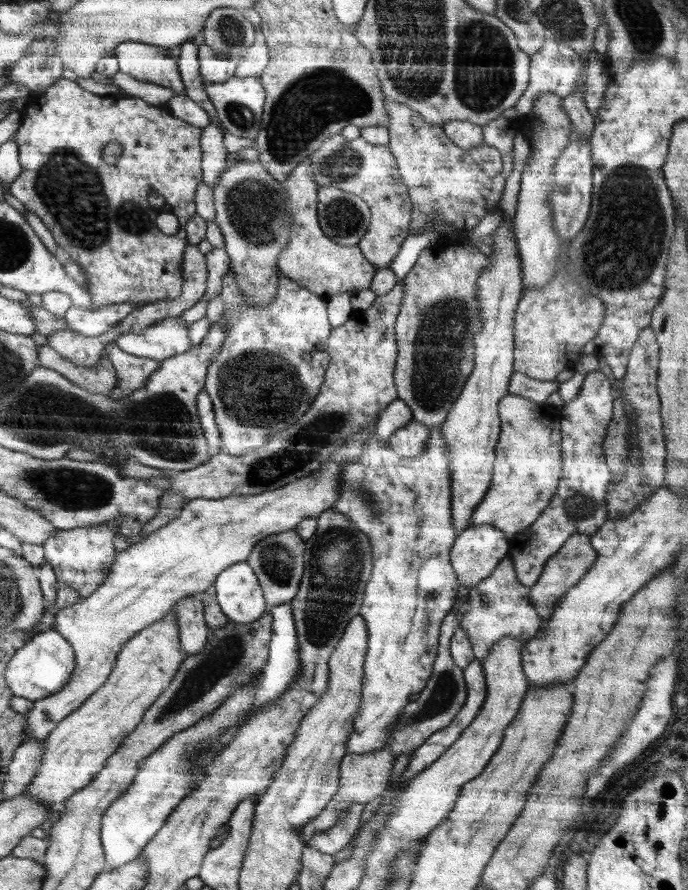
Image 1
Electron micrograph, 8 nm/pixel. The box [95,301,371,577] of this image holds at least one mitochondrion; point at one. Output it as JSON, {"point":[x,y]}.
{"point":[258,389]}

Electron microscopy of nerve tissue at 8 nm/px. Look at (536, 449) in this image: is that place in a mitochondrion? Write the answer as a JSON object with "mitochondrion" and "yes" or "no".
{"mitochondrion":"no"}

